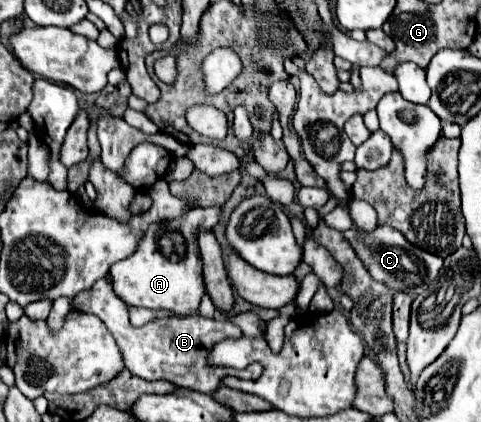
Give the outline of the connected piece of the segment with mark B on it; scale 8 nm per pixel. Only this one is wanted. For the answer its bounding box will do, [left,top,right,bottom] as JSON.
[73,278,263,394]

